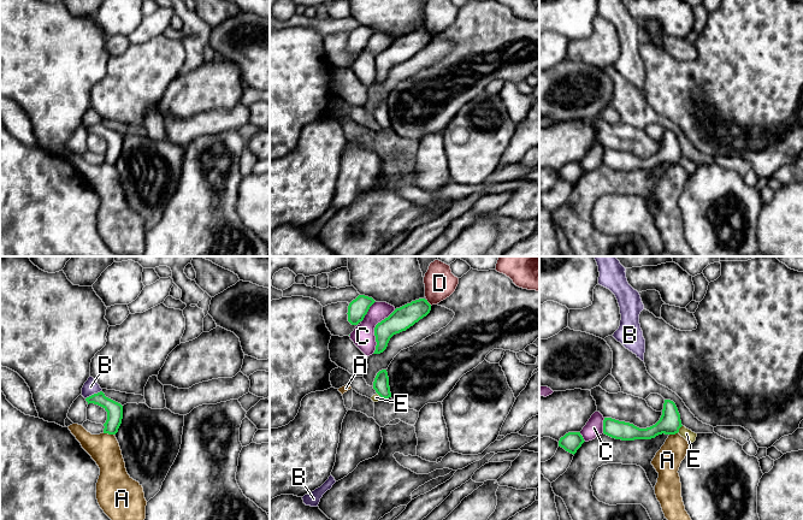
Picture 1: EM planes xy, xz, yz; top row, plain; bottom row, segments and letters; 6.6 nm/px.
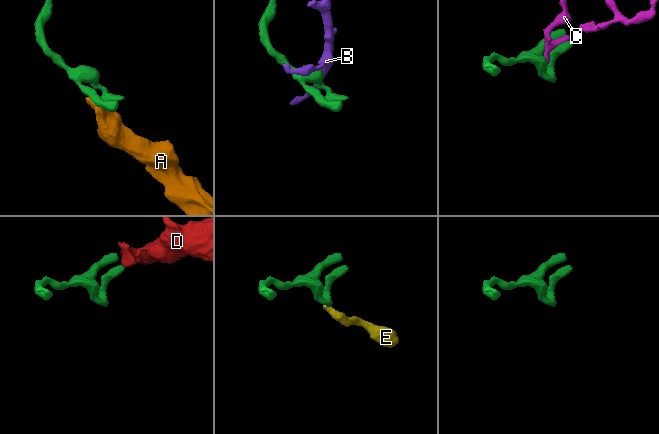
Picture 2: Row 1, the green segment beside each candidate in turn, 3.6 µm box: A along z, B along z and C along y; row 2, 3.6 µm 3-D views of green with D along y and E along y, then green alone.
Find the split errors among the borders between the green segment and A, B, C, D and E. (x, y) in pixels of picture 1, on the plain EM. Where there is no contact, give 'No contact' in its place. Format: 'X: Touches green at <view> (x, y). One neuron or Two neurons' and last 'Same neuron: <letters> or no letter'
A: Touches green at xy (108, 164). Two neurons
B: Touches green at xy (94, 124). Two neurons
C: Touches green at xz (375, 60). Two neurons
D: Touches green at xz (427, 33). Two neurons
E: Touches green at yz (679, 158). Two neurons
Same neuron: no letter

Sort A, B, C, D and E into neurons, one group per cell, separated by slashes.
A / B / C / D / E

